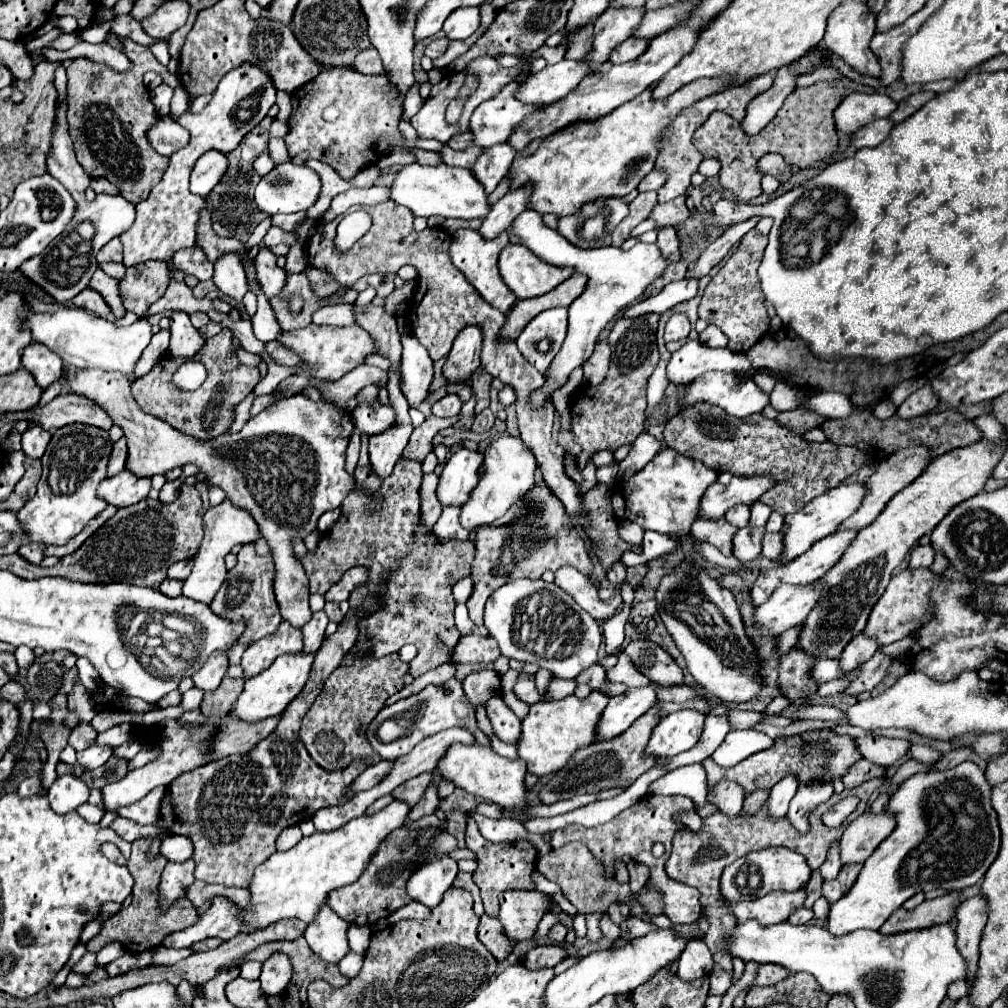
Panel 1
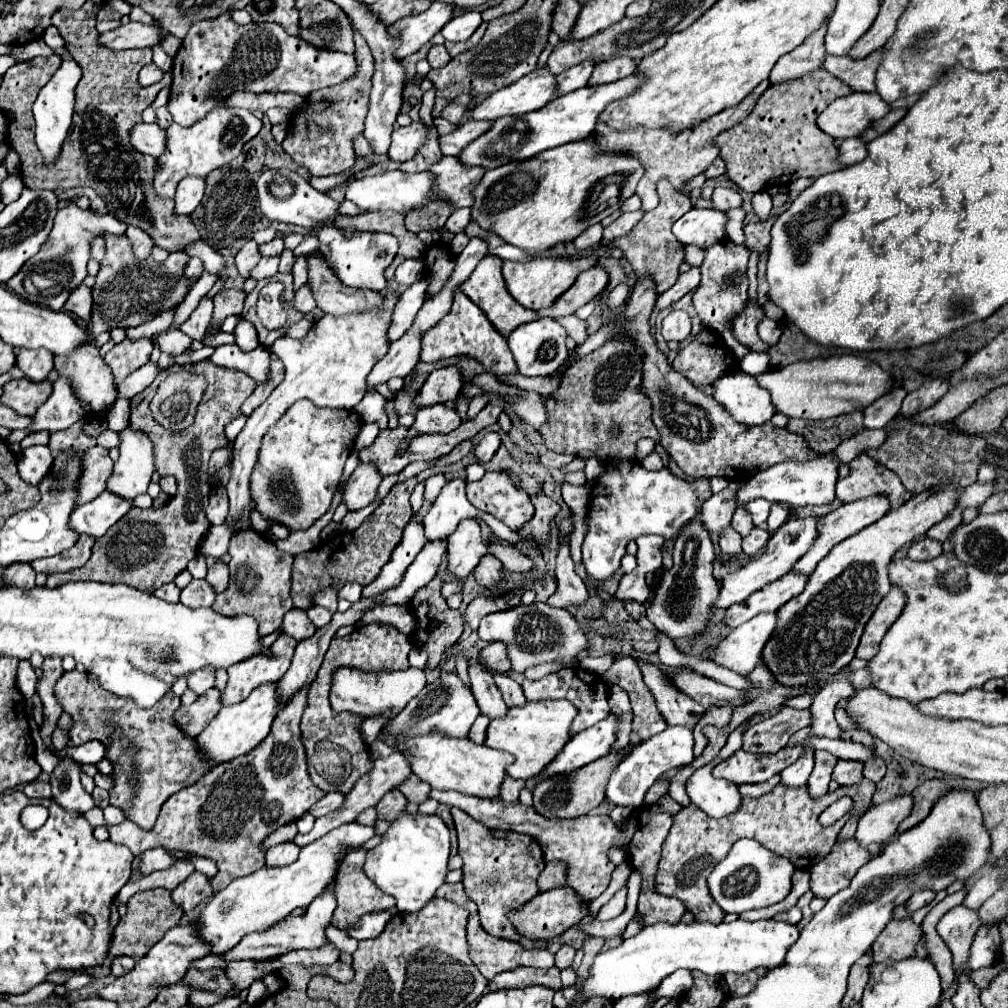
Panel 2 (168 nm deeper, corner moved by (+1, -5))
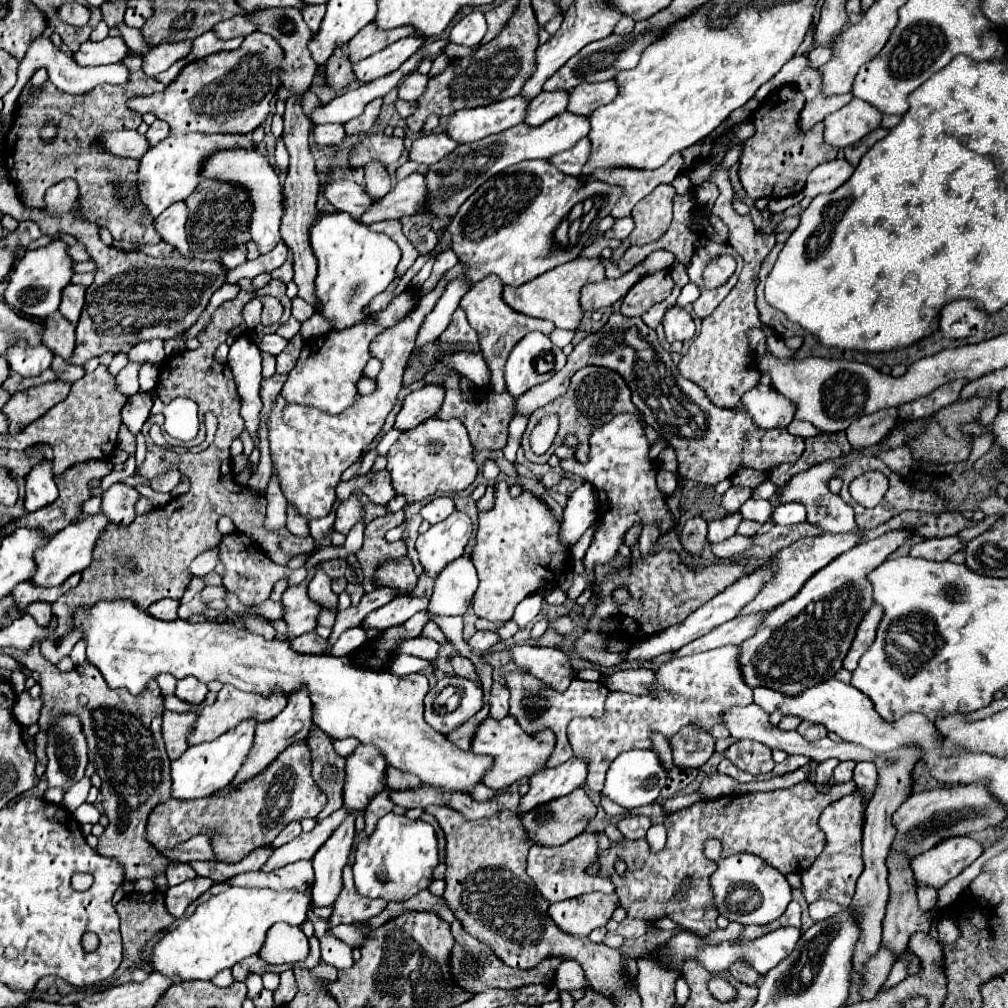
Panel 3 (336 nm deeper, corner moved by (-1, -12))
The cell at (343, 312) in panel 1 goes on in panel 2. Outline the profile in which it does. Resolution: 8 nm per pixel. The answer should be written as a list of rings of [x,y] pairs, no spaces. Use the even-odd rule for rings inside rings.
[[[304,318],[304,320],[300,320],[298,324],[290,326],[288,332],[286,332],[286,336],[292,336],[292,338],[304,338],[304,334],[308,334],[308,328],[312,328],[312,322]]]

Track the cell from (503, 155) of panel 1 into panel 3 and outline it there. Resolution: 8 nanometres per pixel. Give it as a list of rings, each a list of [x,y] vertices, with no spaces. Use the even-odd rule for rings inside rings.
[[[412,173],[410,177],[398,181],[384,199],[374,203],[374,207],[370,207],[366,213],[362,213],[358,223],[372,225],[378,221],[402,219],[406,215],[414,215],[422,207],[424,195],[426,195],[424,175]]]

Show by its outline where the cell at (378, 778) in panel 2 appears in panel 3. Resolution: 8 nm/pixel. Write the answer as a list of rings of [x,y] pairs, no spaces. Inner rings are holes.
[[[338,809],[336,813],[332,813],[330,817],[326,817],[324,821],[318,821],[316,827],[310,833],[300,833],[294,841],[278,847],[270,859],[262,865],[262,871],[270,873],[274,869],[280,869],[282,865],[300,861],[300,859],[312,859],[314,853],[322,847],[322,843],[334,833],[334,829],[344,821],[344,817],[348,815],[346,809]]]

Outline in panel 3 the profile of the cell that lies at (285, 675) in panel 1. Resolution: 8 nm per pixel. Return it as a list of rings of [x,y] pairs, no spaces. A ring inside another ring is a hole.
[[[242,721],[242,725],[230,729],[228,733],[220,735],[218,739],[214,739],[210,743],[188,747],[186,753],[178,761],[172,763],[172,771],[170,771],[172,797],[180,799],[180,801],[200,799],[200,797],[208,797],[208,795],[216,793],[218,789],[226,787],[232,781],[234,773],[244,763],[246,755],[250,753],[254,729],[256,729],[256,721]]]

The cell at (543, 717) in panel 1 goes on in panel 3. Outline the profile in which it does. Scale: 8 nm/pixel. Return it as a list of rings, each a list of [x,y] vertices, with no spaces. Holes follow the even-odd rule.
[[[488,717],[486,721],[482,721],[482,725],[478,725],[478,733],[474,733],[470,751],[494,757],[494,765],[490,767],[490,773],[486,773],[482,783],[490,789],[502,789],[502,787],[510,787],[514,781],[518,781],[522,777],[530,777],[536,771],[544,769],[546,759],[550,757],[550,753],[554,749],[554,741],[556,739],[550,729],[546,729],[538,735],[526,735],[512,717],[504,717],[500,721]]]

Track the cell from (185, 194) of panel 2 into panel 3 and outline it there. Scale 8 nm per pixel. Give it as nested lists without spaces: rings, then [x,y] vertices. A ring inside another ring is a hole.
[[[174,203],[170,205],[160,217],[156,217],[154,227],[158,231],[158,235],[162,237],[164,243],[174,245],[181,255],[186,255],[186,258],[192,259],[191,251],[188,251],[188,243],[186,243],[186,231],[184,231],[184,223],[188,217],[188,209],[186,203]]]

